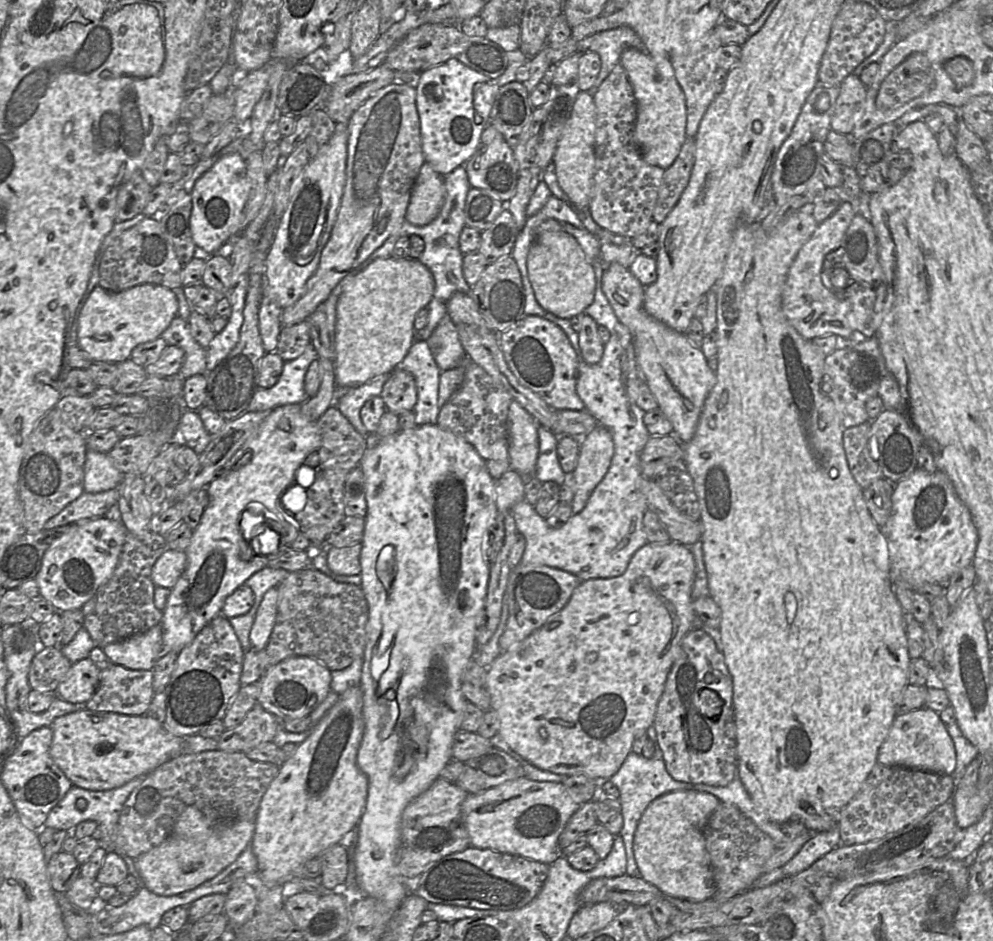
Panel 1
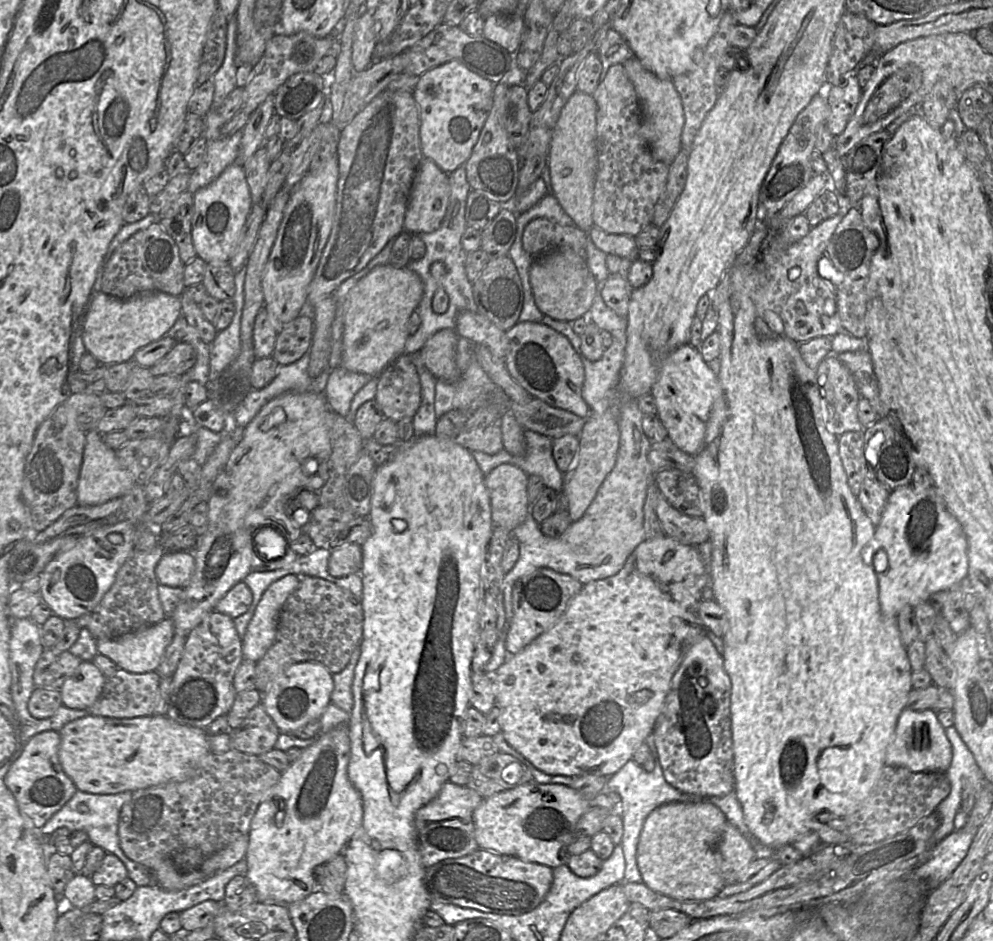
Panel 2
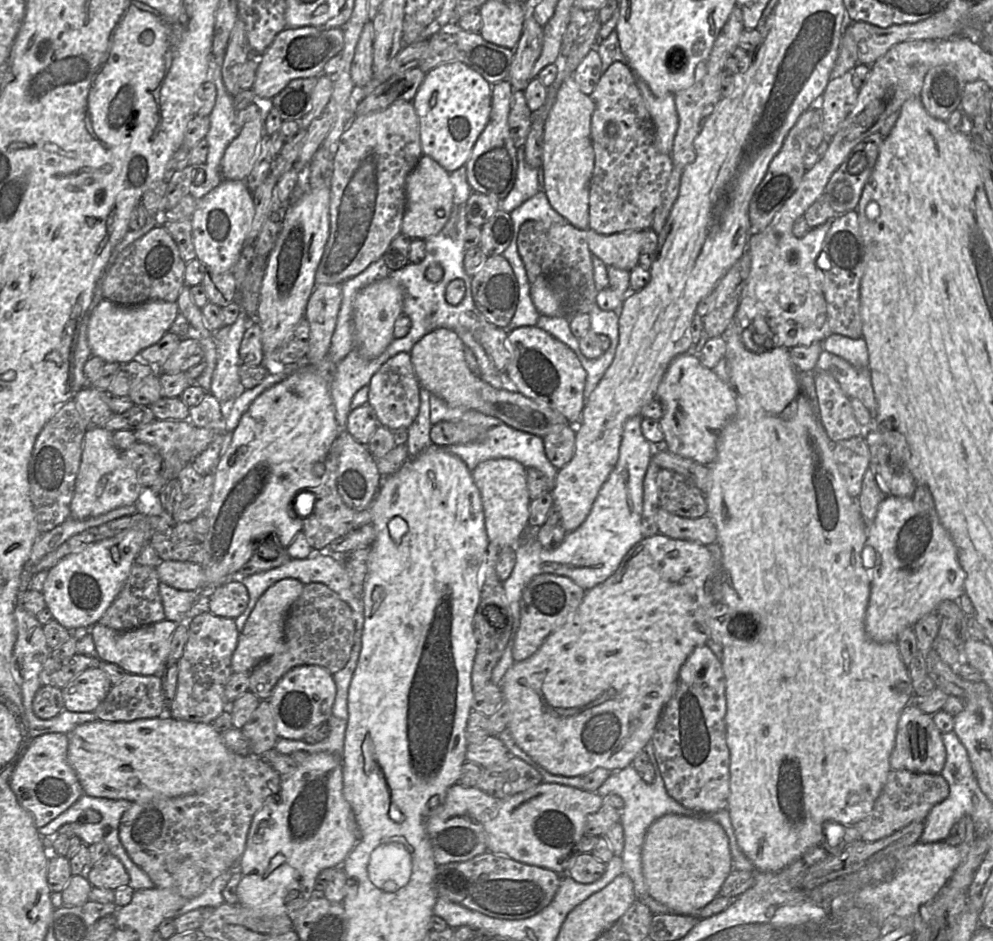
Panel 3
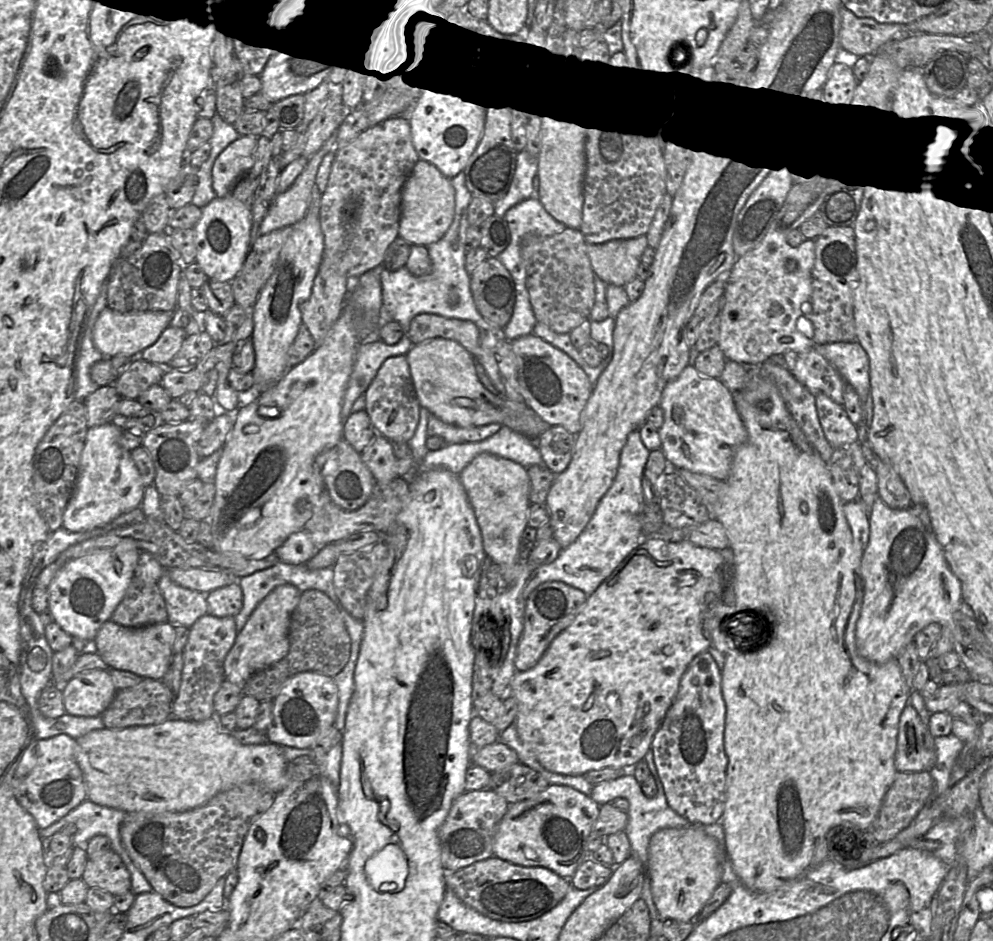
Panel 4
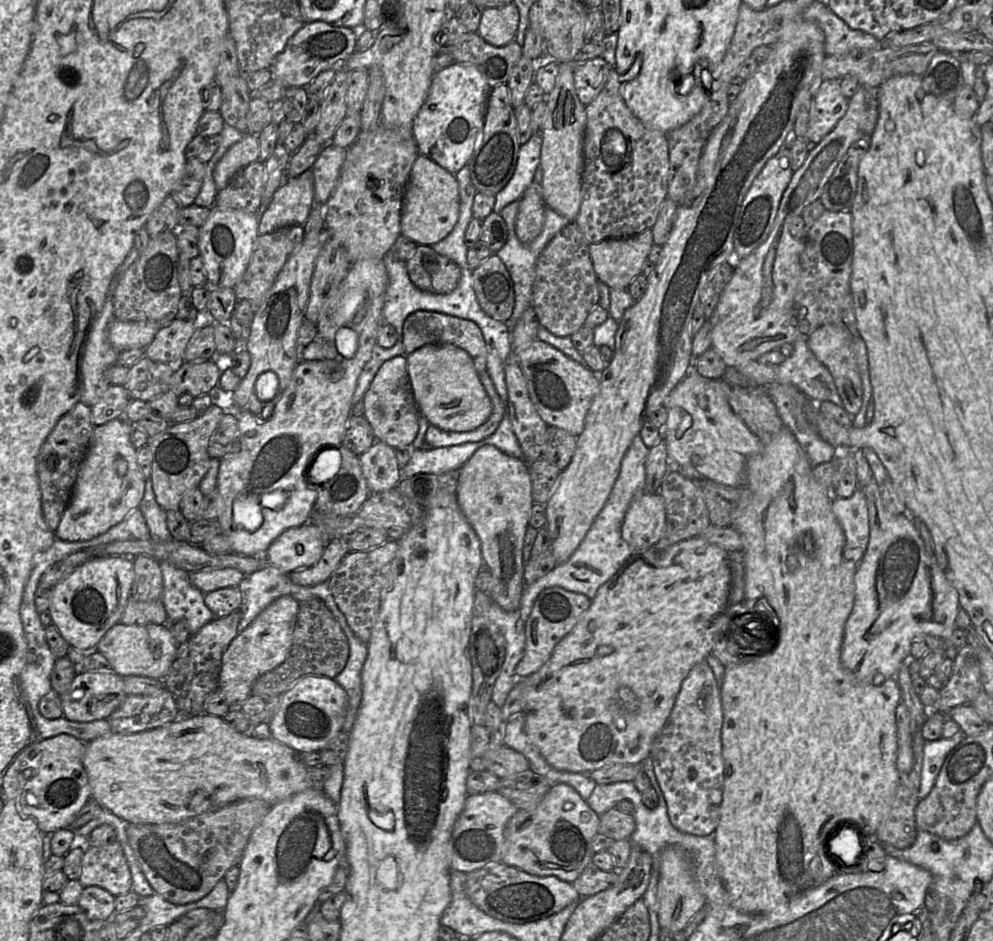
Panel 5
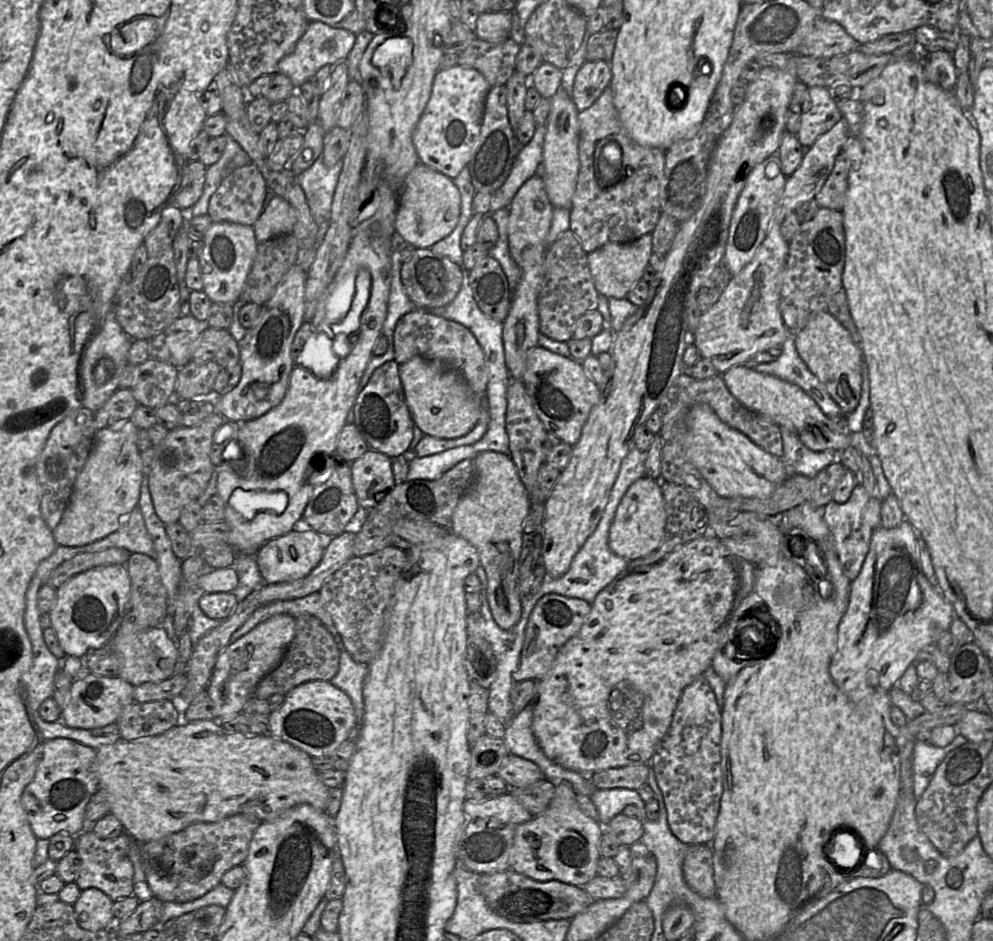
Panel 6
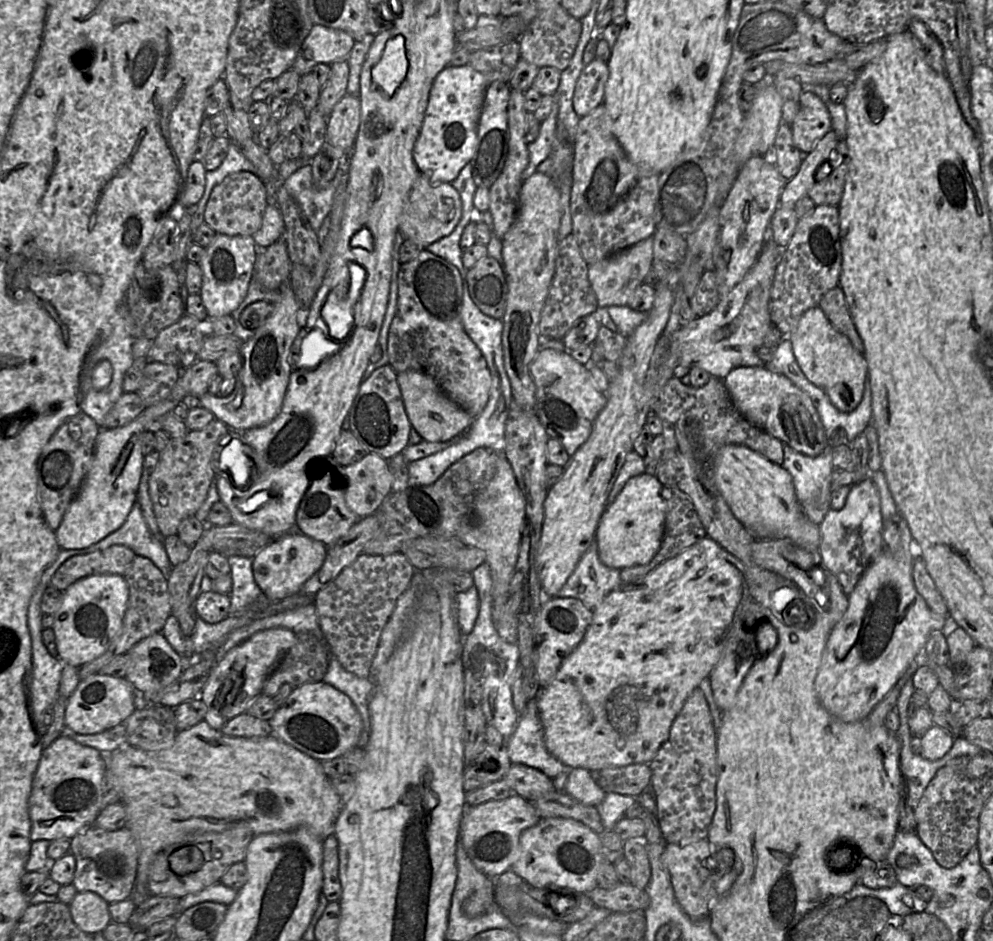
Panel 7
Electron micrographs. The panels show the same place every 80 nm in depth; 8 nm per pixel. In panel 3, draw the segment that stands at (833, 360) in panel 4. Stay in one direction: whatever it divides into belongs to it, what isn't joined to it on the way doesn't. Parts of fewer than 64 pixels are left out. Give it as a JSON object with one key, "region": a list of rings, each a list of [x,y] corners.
{"region":[[[831,334],[821,343],[823,350],[841,357],[856,367],[868,367],[868,352],[864,339],[852,339]]]}

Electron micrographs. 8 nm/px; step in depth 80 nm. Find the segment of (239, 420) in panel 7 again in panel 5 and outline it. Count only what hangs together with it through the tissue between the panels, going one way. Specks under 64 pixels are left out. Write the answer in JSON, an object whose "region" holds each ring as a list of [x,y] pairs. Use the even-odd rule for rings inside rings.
{"region":[[[323,236],[319,239],[304,238],[299,246],[289,256],[271,288],[265,294],[256,310],[252,324],[248,330],[246,349],[250,354],[251,364],[244,378],[233,392],[234,406],[239,412],[250,411],[259,416],[264,408],[273,403],[288,386],[292,373],[298,364],[296,342],[298,330],[305,319],[305,309],[308,303],[311,278],[315,261],[323,244]],[[265,372],[276,374],[279,387],[272,400],[260,400],[256,393],[256,383]]]}

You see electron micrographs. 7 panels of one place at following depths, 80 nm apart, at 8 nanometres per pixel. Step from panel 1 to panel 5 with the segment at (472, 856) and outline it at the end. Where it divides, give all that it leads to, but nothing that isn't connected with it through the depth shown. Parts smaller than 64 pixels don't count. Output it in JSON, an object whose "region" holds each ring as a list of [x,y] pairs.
{"region":[[[493,862],[467,873],[466,894],[486,914],[502,921],[524,924],[551,916],[582,898],[572,883],[556,876],[538,876],[506,865]]]}

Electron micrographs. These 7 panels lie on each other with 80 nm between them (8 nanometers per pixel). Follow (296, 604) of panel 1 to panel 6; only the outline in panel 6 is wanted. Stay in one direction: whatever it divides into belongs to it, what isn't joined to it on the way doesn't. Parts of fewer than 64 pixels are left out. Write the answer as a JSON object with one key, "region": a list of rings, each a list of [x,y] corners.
{"region":[[[304,614],[296,618],[295,635],[278,666],[261,679],[254,696],[267,700],[274,694],[286,695],[300,684],[322,680],[330,681],[338,672],[340,648],[334,636],[315,616]]]}

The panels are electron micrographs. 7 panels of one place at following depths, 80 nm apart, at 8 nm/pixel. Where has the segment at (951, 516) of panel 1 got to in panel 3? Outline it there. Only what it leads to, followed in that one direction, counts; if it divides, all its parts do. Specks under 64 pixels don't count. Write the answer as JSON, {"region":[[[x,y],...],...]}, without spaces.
{"region":[[[885,497],[885,499],[883,499],[883,501],[880,503],[878,507],[874,521],[868,527],[866,546],[872,547],[878,555],[877,567],[876,569],[872,569],[870,596],[865,614],[866,634],[871,640],[875,642],[886,643],[897,641],[899,634],[905,628],[913,627],[918,622],[918,620],[920,620],[925,615],[932,612],[936,612],[936,608],[940,602],[945,600],[957,601],[959,597],[962,595],[962,593],[964,593],[964,581],[966,573],[959,563],[955,543],[953,542],[949,533],[941,524],[934,506],[929,506],[927,504],[914,501],[912,497]]]}

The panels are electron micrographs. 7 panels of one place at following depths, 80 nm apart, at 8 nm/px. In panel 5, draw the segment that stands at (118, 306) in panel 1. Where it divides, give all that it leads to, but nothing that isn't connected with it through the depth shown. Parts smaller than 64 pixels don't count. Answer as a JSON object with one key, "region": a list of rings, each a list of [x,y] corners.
{"region":[[[114,319],[109,327],[110,344],[120,353],[129,349],[145,349],[163,327],[157,322],[124,322]]]}

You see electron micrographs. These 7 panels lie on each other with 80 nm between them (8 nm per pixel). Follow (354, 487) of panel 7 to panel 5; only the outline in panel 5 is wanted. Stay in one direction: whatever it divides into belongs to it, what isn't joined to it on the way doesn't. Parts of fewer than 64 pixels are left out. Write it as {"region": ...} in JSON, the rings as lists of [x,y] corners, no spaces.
{"region":[[[376,440],[359,460],[370,493],[390,490],[399,483],[400,469],[391,446]]]}

